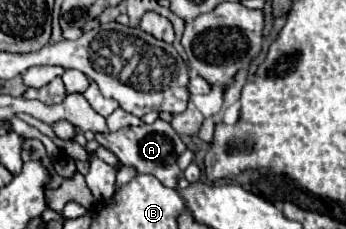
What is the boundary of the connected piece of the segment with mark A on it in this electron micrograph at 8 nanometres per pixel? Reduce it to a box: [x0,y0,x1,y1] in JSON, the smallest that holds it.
[96,119,186,187]

